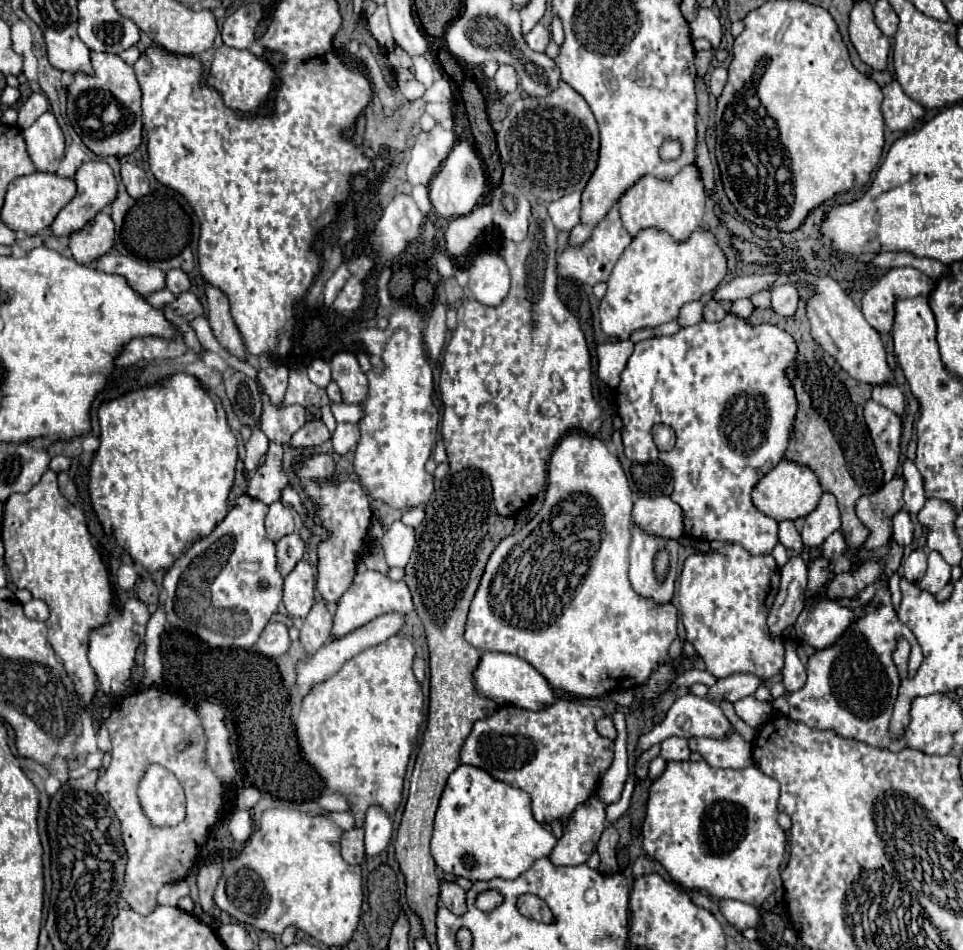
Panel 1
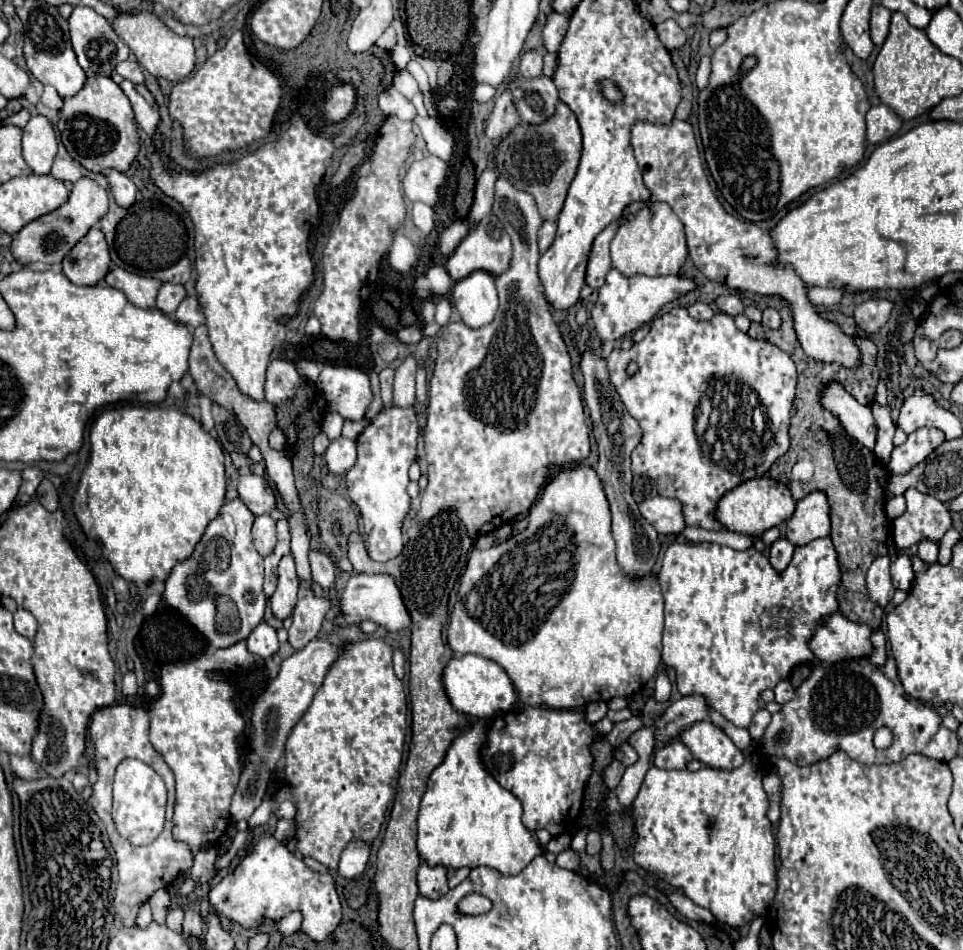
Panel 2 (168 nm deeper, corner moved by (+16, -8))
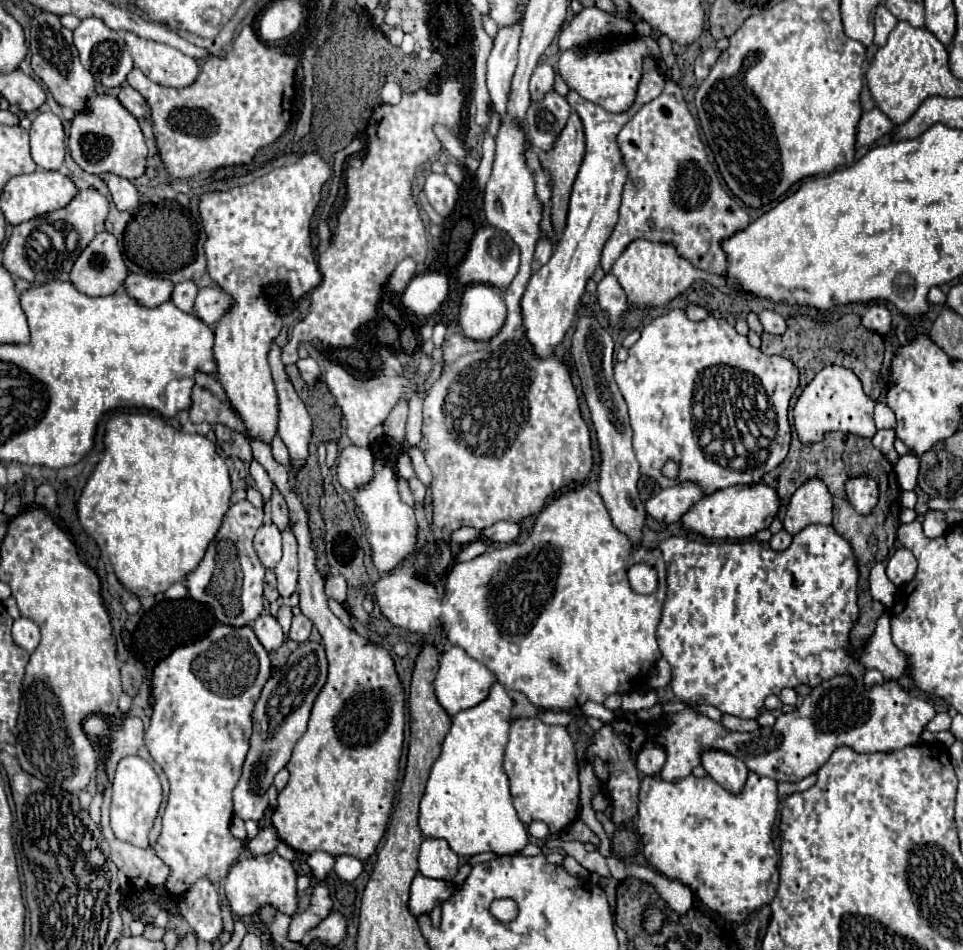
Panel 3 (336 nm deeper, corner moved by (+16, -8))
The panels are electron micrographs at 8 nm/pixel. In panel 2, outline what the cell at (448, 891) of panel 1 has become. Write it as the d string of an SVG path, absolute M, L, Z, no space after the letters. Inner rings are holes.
M426 862L418 868L418 888L420 894L426 898L440 898L448 892L448 878L446 878L446 866L428 866Z

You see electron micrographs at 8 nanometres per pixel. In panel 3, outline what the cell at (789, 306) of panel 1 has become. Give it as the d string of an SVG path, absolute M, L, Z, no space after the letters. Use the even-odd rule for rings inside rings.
M762 310L762 312L758 314L758 318L760 318L764 330L770 332L770 334L782 334L782 332L786 330L784 318L782 318L778 312L774 312L774 310Z

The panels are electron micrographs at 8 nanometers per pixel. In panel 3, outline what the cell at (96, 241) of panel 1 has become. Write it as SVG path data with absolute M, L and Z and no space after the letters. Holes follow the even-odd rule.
M98 232L74 262L70 282L88 296L108 296L122 288L126 274L116 238L110 232Z

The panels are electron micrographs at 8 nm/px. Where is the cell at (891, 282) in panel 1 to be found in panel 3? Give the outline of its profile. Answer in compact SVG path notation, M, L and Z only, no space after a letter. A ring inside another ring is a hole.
M872 304L866 310L866 314L862 316L862 326L872 332L878 332L882 336L890 330L890 324L892 324L892 318L890 318L890 312L884 304Z

